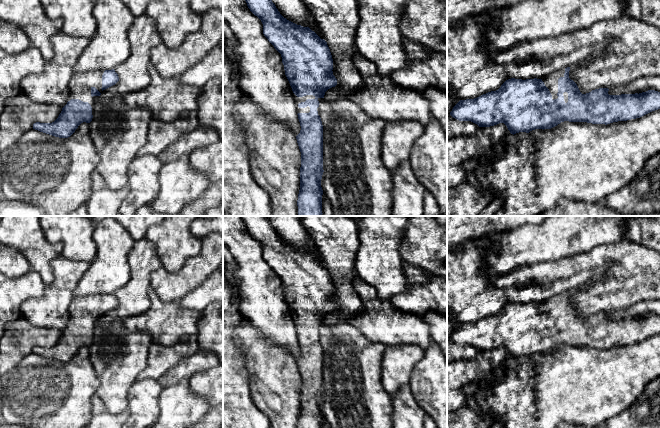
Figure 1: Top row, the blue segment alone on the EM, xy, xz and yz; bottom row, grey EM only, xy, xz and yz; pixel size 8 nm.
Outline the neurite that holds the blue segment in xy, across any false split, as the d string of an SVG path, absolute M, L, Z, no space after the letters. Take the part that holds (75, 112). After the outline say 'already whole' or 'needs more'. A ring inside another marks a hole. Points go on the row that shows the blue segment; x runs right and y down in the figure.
M114 69L75 72L69 81L68 100L62 106L58 118L52 123L36 122L33 124L33 129L59 138L70 137L81 123L92 121L95 101L100 97L103 90L115 85L118 81L119 77Z; needs more

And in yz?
M570 67L562 68L542 79L508 79L496 91L474 99L460 100L450 115L459 121L471 121L479 127L504 123L514 135L535 129L551 129L564 121L607 125L640 118L660 109L660 92L655 90L639 94L609 95L608 88L599 88L582 94L569 71Z; needs more

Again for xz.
M245 0L250 11L263 24L263 34L281 54L285 75L292 89L293 100L301 130L296 136L301 152L300 190L297 206L299 216L322 216L321 179L323 175L323 125L320 103L325 92L337 85L333 75L333 59L327 42L309 27L297 25L284 18L272 0Z; needs more

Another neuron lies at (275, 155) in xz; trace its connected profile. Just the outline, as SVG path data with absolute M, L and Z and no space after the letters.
M245 95L235 105L235 115L246 132L253 177L269 194L271 216L299 216L297 200L300 190L301 152L296 136L286 124L272 120Z

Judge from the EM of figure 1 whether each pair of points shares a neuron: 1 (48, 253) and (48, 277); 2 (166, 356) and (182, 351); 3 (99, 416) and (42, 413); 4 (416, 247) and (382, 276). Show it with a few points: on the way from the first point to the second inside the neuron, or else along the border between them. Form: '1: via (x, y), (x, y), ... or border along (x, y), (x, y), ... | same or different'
1: via (46, 259), (46, 271) | same
2: via (170, 356), (178, 352) | same
3: border along (95, 394), (92, 398), (92, 415), (90, 417) | different
4: border along (403, 234), (400, 244), (400, 255), (404, 260) | different

